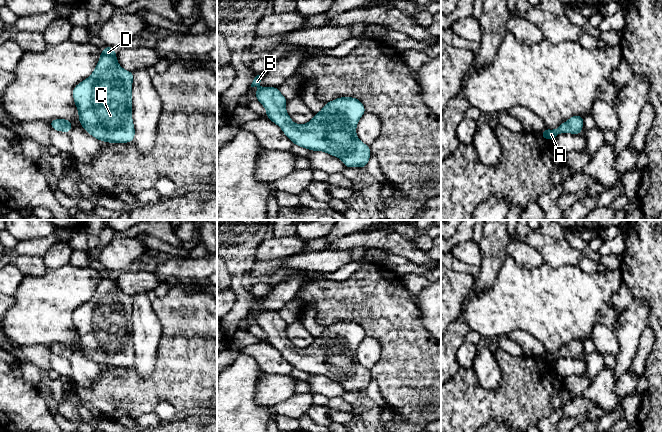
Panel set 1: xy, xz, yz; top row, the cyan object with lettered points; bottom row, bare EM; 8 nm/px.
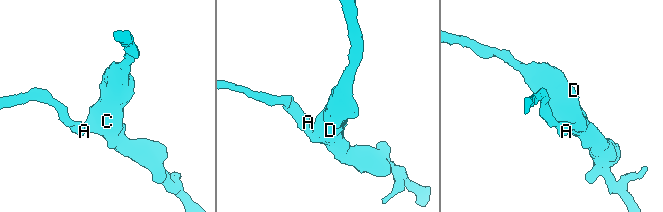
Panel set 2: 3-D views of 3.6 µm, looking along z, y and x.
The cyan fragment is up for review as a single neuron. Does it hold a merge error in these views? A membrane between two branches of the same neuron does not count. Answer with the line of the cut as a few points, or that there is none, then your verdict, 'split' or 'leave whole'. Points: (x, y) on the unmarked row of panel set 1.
cut none; leave whole

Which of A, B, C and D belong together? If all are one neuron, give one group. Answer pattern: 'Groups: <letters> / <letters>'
Groups: A B C D

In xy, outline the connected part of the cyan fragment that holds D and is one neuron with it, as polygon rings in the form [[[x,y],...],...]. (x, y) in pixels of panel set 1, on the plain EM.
[[[116,272],[101,274],[101,280],[93,297],[78,307],[72,315],[83,353],[99,365],[107,367],[130,367],[135,361],[132,343],[133,296],[123,293],[117,285]]]

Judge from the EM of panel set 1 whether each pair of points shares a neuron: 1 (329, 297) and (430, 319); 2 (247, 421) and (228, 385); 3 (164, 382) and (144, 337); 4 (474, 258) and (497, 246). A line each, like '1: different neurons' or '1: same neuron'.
1: different neurons
2: same neuron
3: different neurons
4: different neurons

